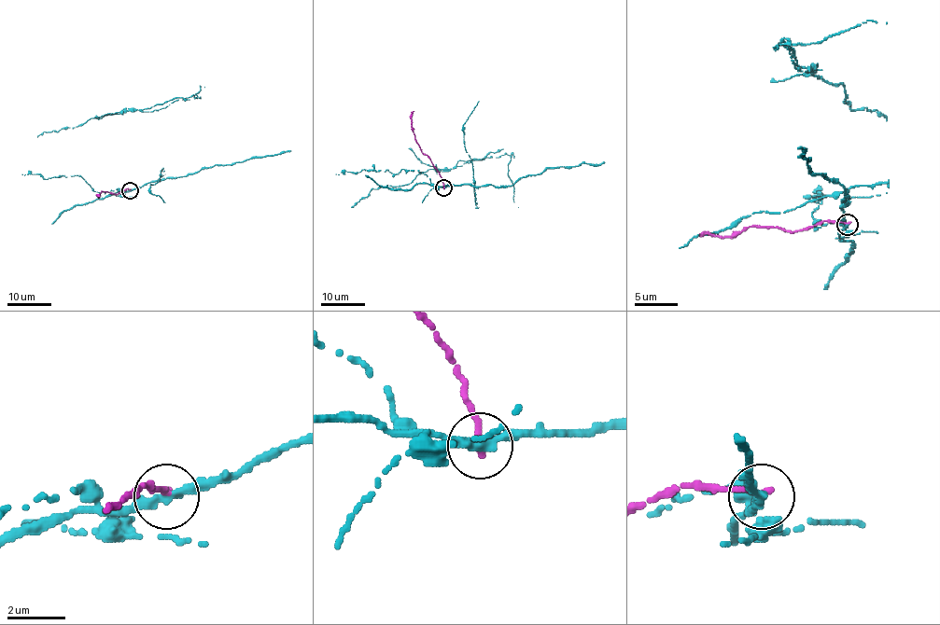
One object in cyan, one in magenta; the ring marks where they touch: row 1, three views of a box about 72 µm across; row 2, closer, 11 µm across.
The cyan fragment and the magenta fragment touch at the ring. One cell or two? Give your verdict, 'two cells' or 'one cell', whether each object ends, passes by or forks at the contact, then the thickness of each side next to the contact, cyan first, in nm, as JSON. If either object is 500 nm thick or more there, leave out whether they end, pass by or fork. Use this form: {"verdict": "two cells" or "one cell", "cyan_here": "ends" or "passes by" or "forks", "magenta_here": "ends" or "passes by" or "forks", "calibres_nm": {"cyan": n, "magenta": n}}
{"verdict": "two cells", "cyan_here": "passes by", "magenta_here": "ends", "calibres_nm": {"cyan": 320, "magenta": 280}}

